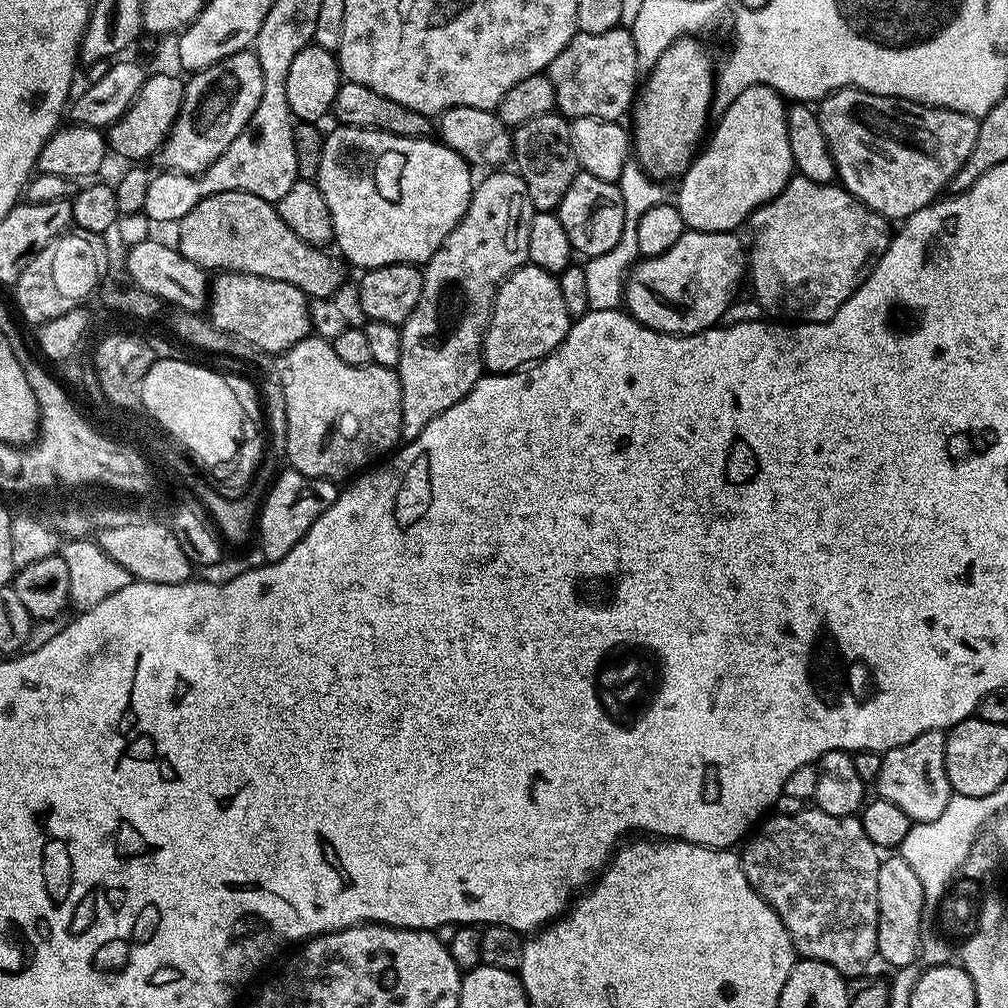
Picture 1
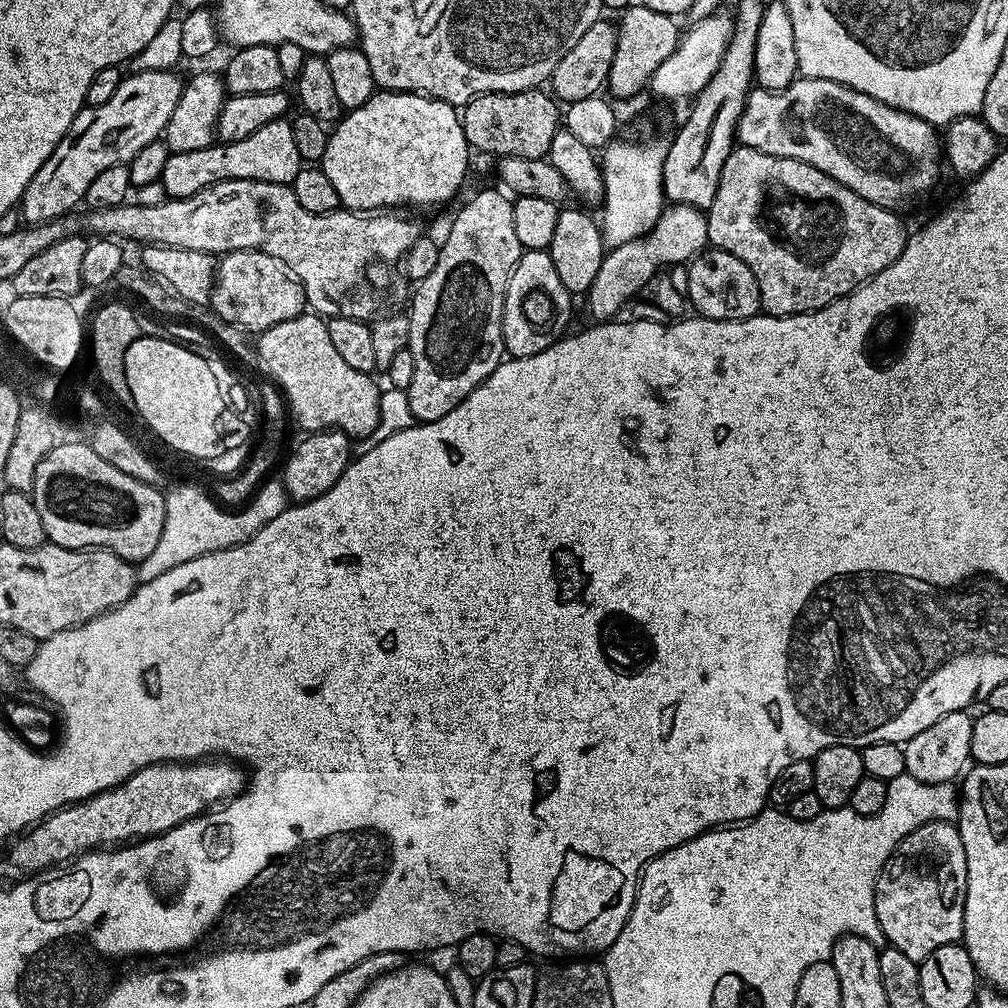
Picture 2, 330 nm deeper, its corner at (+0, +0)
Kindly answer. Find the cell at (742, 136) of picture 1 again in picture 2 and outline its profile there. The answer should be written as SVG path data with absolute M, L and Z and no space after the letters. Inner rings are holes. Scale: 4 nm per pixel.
M669 203L661 212L658 222L644 236L626 242L622 246L605 251L604 261L586 293L592 320L607 322L617 315L616 312L639 288L652 280L652 275L661 268L673 264L685 264L705 251L708 244L708 217L703 211L689 204Z

